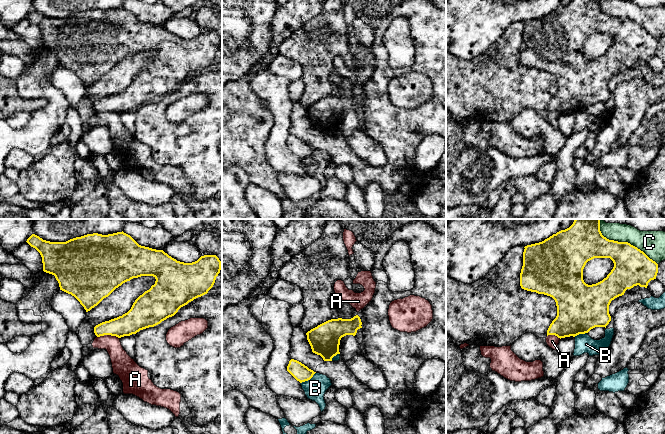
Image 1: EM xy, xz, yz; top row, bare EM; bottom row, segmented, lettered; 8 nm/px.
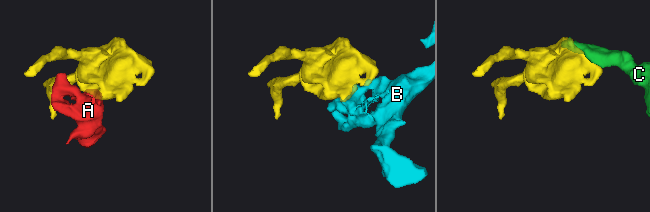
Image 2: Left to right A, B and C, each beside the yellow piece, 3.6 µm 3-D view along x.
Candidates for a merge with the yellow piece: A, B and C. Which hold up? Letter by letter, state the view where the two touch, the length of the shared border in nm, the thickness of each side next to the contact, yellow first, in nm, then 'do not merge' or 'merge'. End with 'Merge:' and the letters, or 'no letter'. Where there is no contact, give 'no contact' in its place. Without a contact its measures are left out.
A: meets yellow in xy; contact 180 nm long; 180 nm thick on the yellow side, 160 nm on the other; do not merge
B: meets yellow in xz; contact 150 nm long; 140 nm thick on the yellow side, 170 nm on the other; do not merge
C: meets yellow in yz; contact 600 nm long; 300 nm thick on the yellow side, 200 nm on the other; do not merge
Merge: no letter

